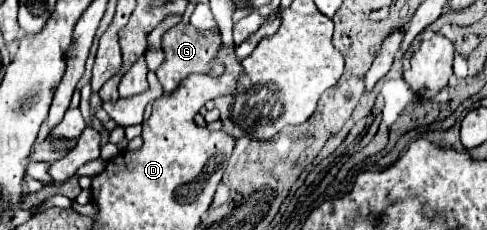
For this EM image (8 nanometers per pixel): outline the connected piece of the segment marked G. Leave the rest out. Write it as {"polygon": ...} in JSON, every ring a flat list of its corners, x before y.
{"polygon":[[181,22,181,24,169,28,163,34,163,40,161,40,161,50,165,54,165,62,157,68,157,78,163,84,163,90,165,92,175,90,175,86,179,86,179,82,183,78,187,78,189,74,193,74,193,72,197,72,197,74,209,74,209,72,215,74,213,62,215,62,221,48,223,48,223,42,221,42,221,34,217,30,199,32,189,22,187,24]]}

